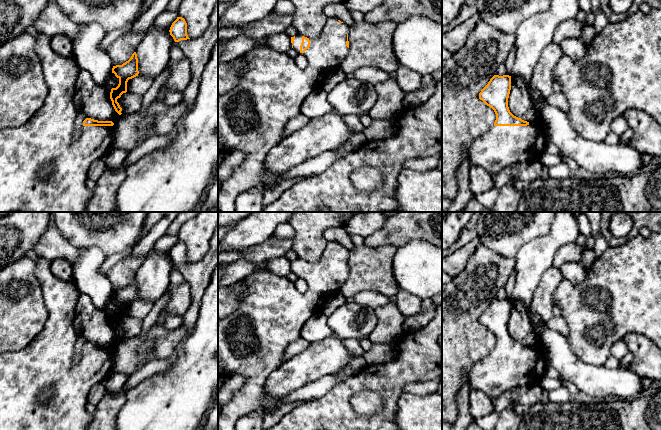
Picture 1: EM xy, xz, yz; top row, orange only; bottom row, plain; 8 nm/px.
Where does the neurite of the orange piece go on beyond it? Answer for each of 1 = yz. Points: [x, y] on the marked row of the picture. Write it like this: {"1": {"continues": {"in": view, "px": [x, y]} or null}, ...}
{"1": {"continues": {"in": "yz", "px": [499, 147]}}}

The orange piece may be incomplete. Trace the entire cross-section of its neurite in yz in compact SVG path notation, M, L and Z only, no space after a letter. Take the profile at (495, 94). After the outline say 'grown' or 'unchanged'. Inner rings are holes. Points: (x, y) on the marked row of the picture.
M494 75L479 93L479 99L494 110L496 120L489 130L475 138L469 151L469 160L471 164L481 166L491 174L516 163L531 162L544 152L546 140L543 122L529 123L514 116L508 107L510 90L511 76Z; grown

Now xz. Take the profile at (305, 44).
M327 18L321 35L307 38L291 37L292 48L308 60L306 68L299 68L287 53L280 53L265 44L241 56L243 70L239 84L218 95L218 153L238 150L245 153L244 162L233 174L221 182L218 190L218 210L235 212L236 198L244 191L264 187L270 177L265 158L271 148L284 138L284 128L290 118L300 114L306 97L320 88L324 75L339 67L348 53L349 27L336 18Z; grown

